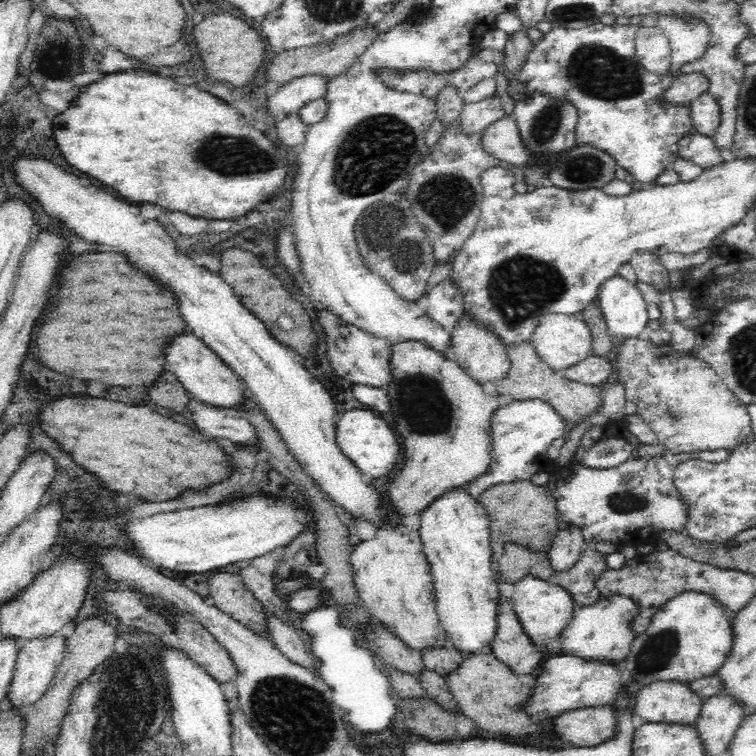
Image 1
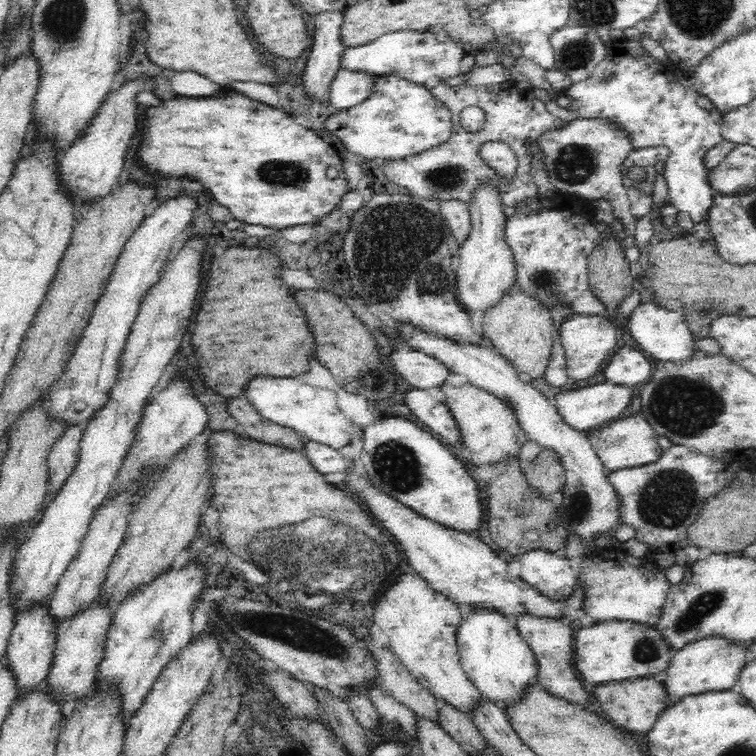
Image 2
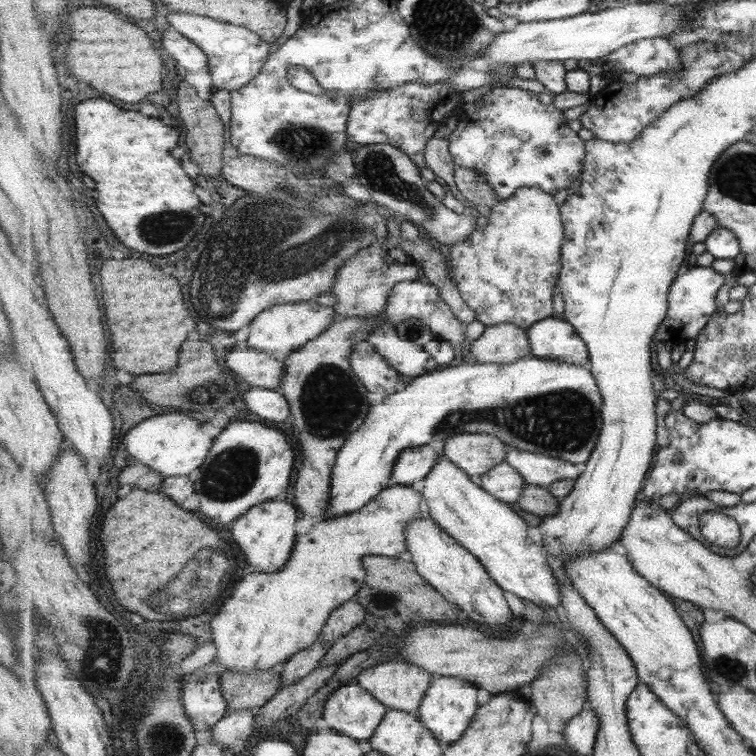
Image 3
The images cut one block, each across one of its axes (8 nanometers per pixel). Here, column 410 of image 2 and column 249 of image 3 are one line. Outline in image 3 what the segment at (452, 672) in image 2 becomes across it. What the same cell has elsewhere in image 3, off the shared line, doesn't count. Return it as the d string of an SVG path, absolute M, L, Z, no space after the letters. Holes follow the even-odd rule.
M392 485L387 487L380 495L377 495L369 505L365 506L361 511L353 512L351 514L345 514L343 516L337 516L331 519L324 519L318 523L315 523L310 527L307 533L299 535L296 538L296 546L292 552L292 558L289 562L277 572L261 572L250 573L246 572L243 578L234 584L233 592L225 599L225 604L221 605L219 614L212 618L211 621L211 638L217 646L217 655L213 661L222 664L226 670L231 672L255 672L257 670L271 670L273 667L281 667L284 663L287 663L292 656L295 656L298 652L304 651L306 648L311 648L315 643L320 640L320 634L326 627L329 617L332 612L339 608L342 604L349 602L355 598L356 594L360 591L361 586L364 585L367 571L364 567L363 558L369 555L393 557L396 559L409 558L408 536L406 535L407 527L412 523L412 520L417 520L424 515L421 511L421 503L423 503L424 496L420 486L410 485Z

